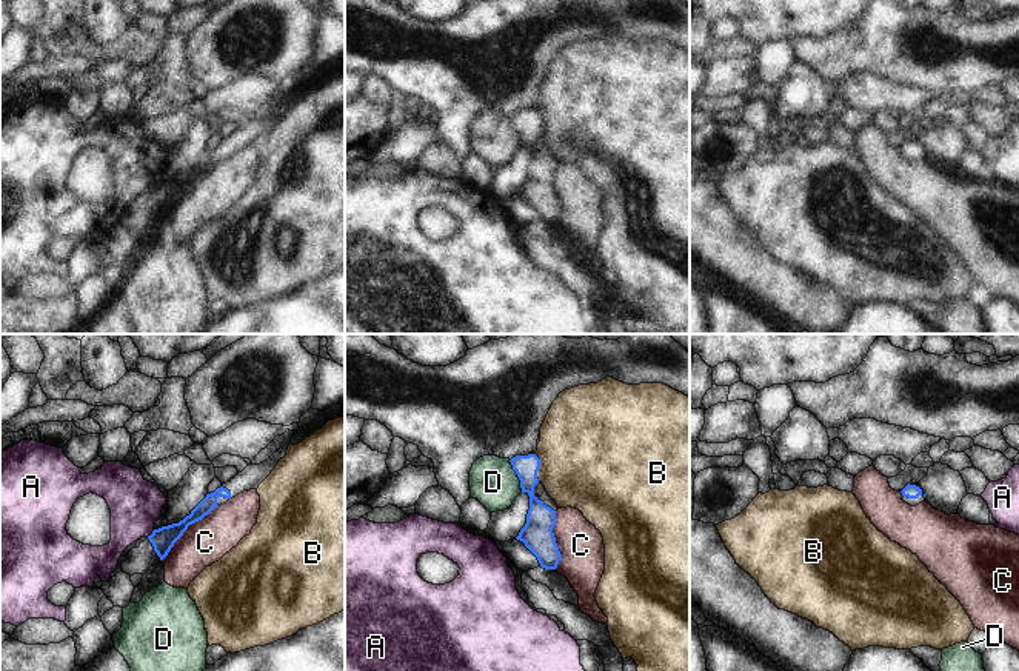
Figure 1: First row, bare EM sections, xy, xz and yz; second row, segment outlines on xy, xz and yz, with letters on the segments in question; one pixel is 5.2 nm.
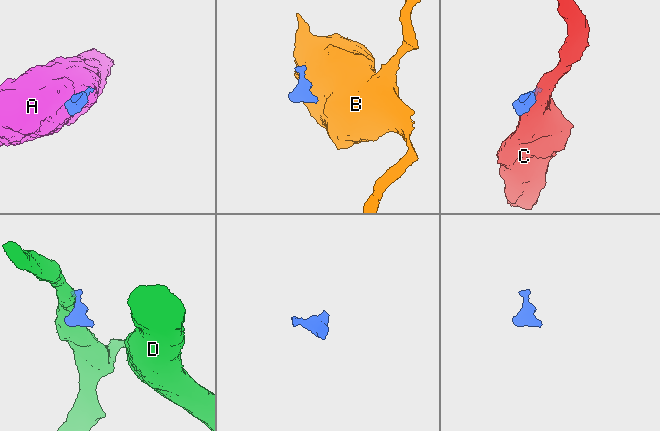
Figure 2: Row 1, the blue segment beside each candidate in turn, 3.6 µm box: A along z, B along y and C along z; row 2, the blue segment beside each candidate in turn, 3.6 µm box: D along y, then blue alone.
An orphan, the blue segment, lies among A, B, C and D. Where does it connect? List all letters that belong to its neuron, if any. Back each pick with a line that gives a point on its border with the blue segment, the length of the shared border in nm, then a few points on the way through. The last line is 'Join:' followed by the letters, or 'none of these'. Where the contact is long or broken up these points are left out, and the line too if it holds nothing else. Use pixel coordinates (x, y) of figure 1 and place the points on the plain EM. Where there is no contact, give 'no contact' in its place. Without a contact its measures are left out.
Join: none of these

